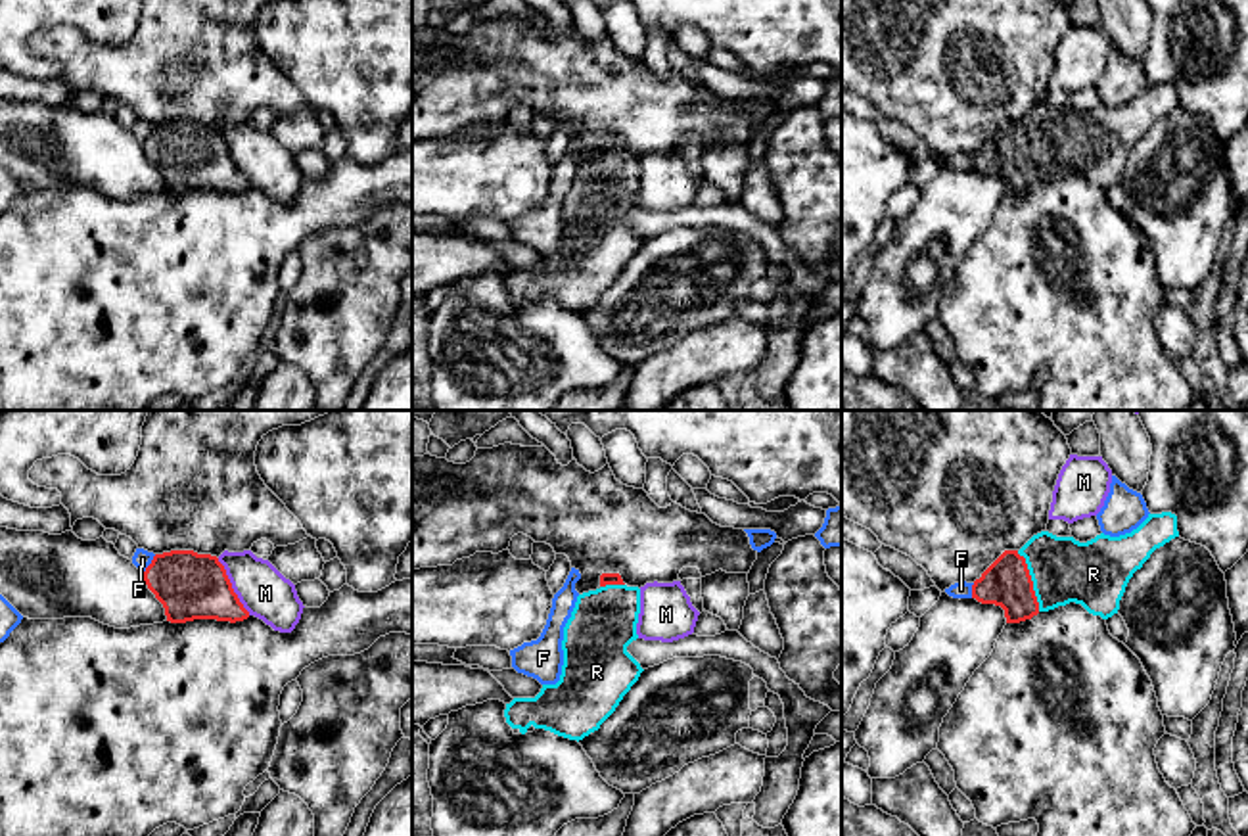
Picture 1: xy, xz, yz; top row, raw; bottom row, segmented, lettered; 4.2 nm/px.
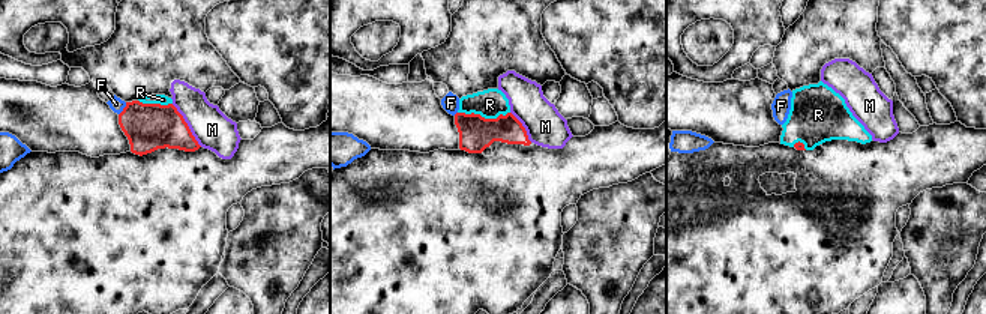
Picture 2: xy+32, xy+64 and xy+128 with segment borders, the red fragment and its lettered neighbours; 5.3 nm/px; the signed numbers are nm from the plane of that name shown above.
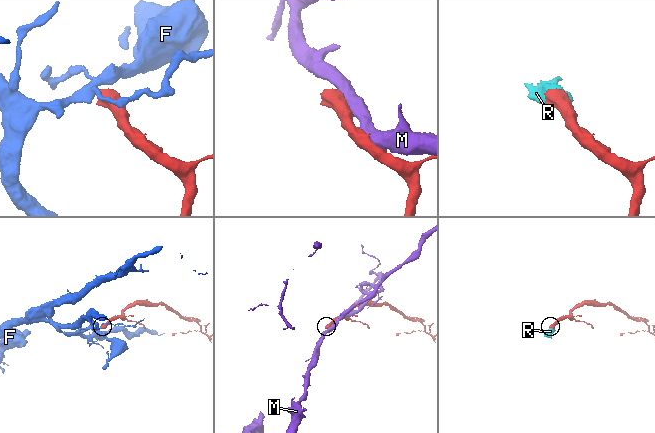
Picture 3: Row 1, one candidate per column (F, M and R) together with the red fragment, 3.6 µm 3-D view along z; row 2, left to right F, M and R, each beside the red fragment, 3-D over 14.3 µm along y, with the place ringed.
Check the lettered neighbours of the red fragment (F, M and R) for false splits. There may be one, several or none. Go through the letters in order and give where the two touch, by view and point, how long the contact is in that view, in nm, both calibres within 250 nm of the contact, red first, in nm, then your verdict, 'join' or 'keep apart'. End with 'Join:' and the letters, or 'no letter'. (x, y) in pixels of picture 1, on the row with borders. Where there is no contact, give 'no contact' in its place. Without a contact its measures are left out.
F: xy (150, 564) | 110 nm | 280/80 nm | keep apart
M: xy (231, 587) | 280 nm | 280/220 nm | keep apart
R: yz (1032, 581) | 280 nm | 200/280 nm | join
Join: R

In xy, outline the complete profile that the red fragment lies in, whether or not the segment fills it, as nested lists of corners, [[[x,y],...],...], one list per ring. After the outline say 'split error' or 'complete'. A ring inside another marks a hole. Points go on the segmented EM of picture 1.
[[[194,550],[155,554],[142,575],[171,623],[194,619],[236,623],[249,617],[217,556]]] | complete

